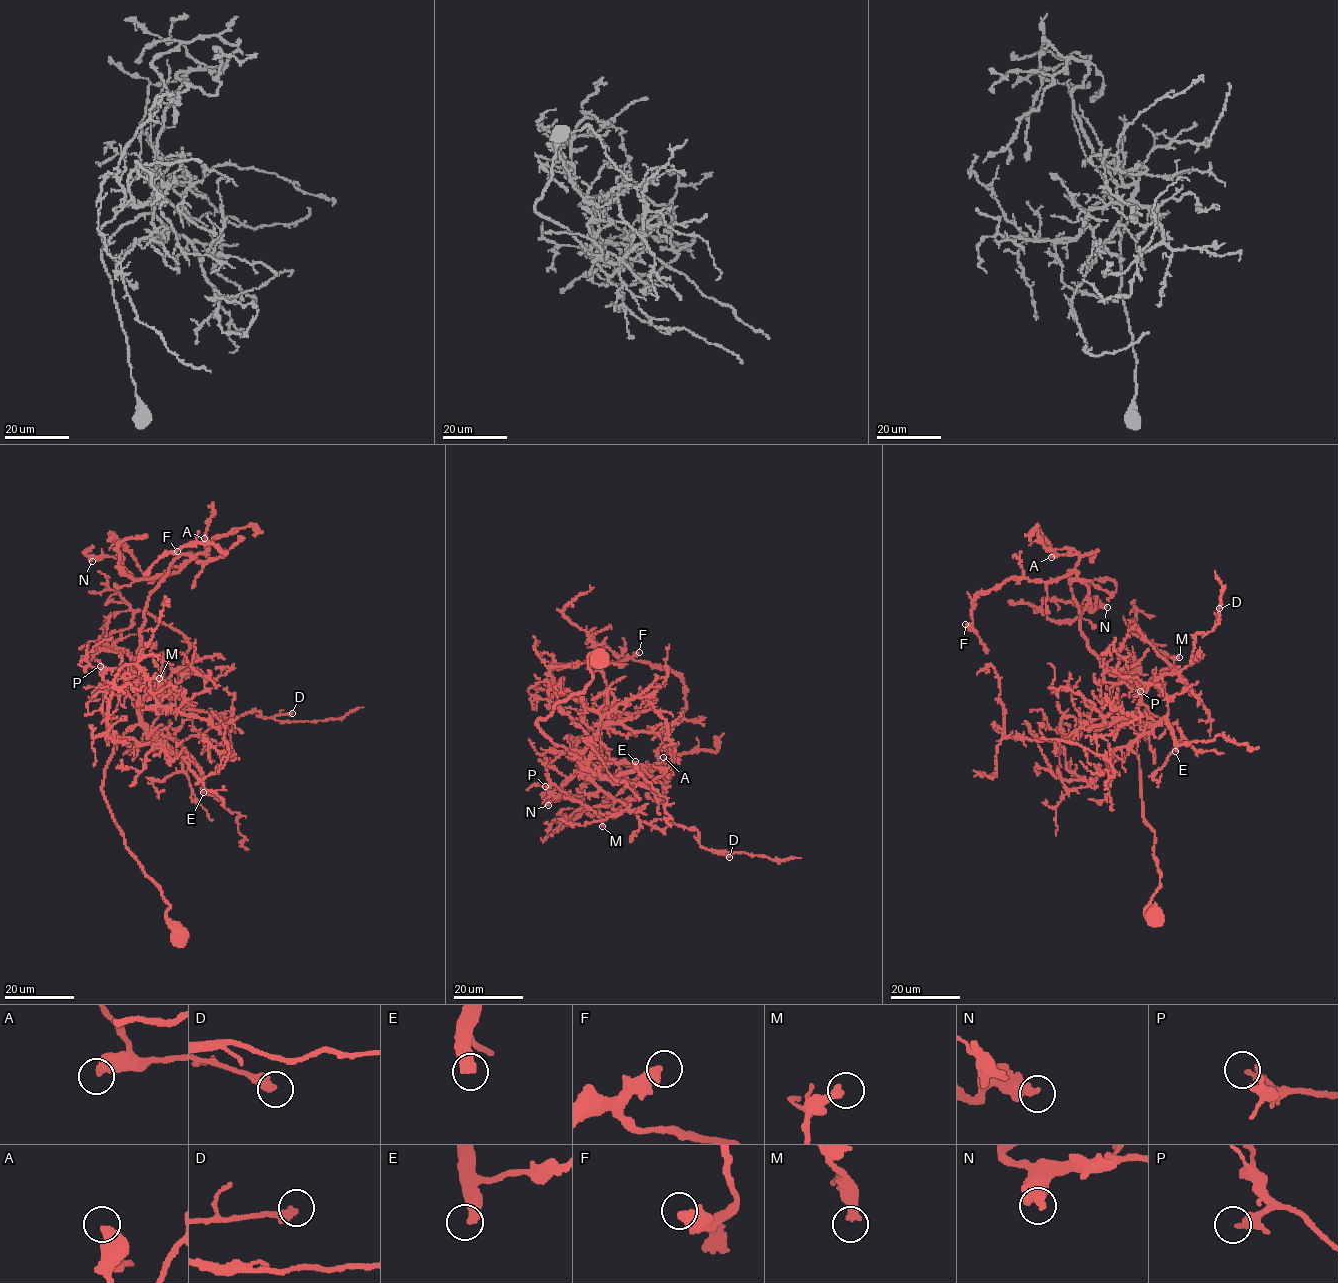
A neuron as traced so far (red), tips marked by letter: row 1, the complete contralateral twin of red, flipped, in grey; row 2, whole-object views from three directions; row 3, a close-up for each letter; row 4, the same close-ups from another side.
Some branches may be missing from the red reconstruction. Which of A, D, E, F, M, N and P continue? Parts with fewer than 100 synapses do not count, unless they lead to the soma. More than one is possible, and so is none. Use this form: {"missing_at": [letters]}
{"missing_at": ["E"]}

